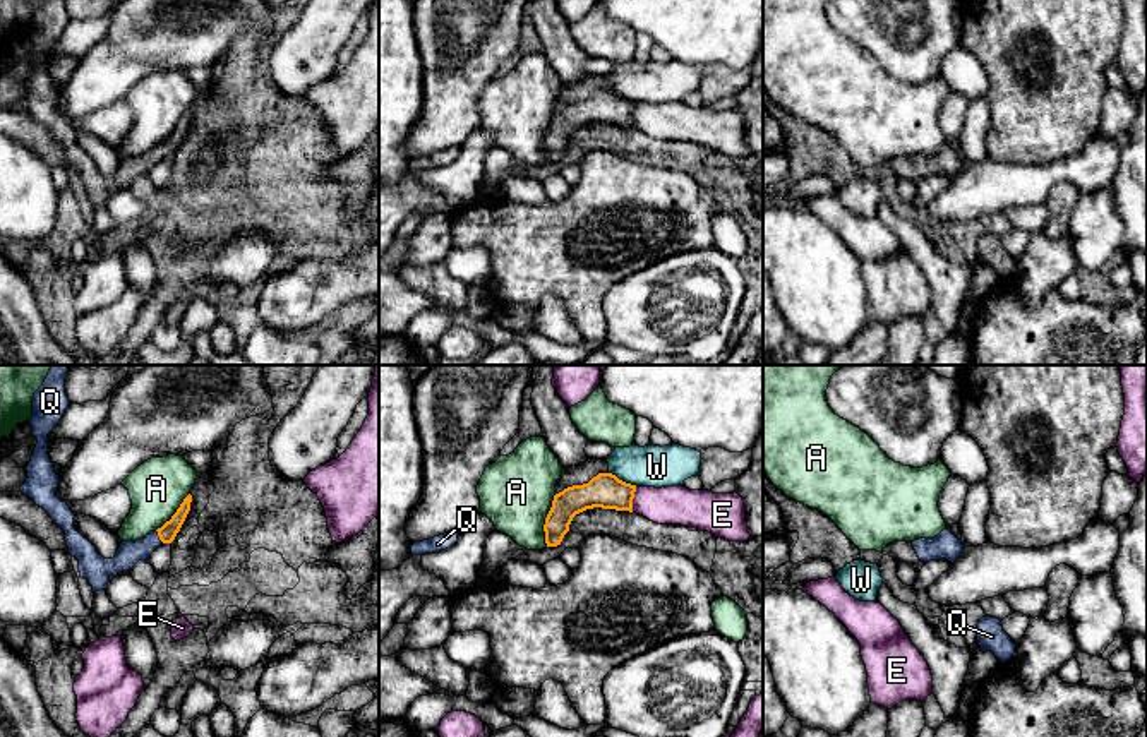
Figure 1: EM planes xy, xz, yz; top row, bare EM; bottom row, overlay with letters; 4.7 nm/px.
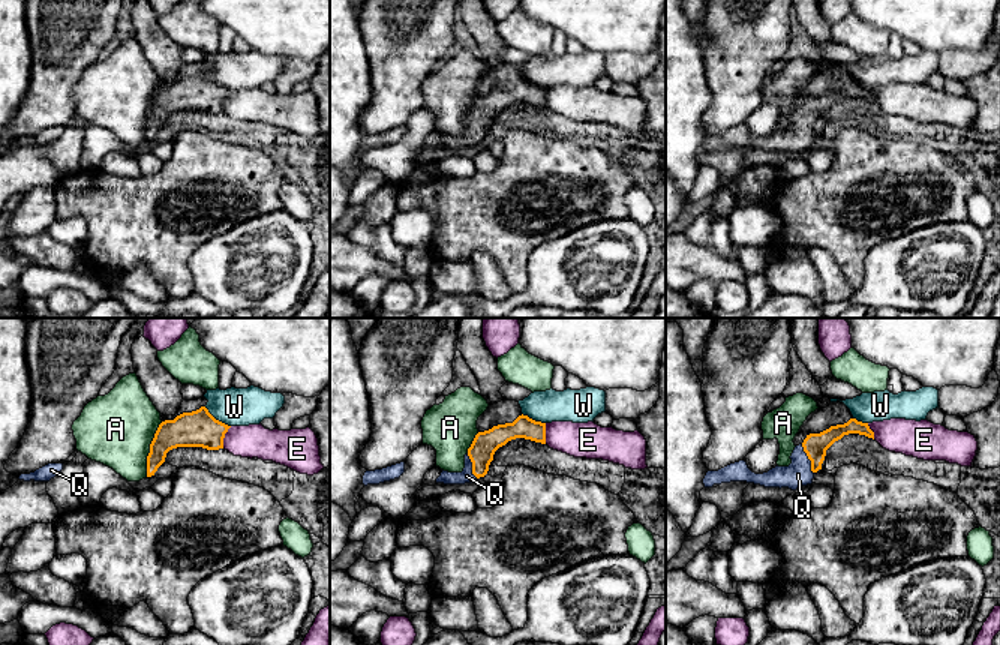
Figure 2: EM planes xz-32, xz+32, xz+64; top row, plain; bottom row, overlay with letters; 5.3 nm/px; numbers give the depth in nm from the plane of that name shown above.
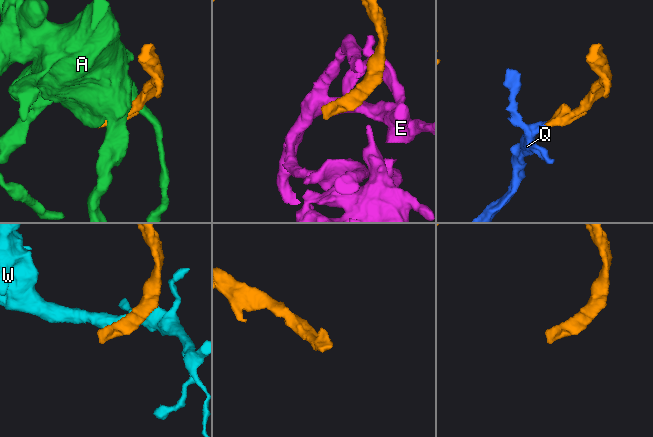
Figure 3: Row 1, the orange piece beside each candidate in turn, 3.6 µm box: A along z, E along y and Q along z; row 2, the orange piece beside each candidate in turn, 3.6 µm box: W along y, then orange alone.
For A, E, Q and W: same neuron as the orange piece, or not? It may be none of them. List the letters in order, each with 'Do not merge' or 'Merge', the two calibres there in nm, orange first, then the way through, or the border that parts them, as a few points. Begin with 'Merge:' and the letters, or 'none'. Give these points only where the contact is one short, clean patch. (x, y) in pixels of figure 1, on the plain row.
Merge: Q
A: Do not merge. Thickness 140 nm (orange) against 340 nm. Boundary: xz (556, 110), (544, 141), (546, 161)
E: Do not merge. Thickness 170 nm (orange) against 180 nm. Boundary: xz (636, 103), (631, 127)
Q: Merge. Thickness 90 nm (orange) against 110 nm. Path across: xy (167, 149), (158, 151), (143, 165), (129, 170)
W: Do not merge. Thickness 170 nm (orange) against 190 nm

